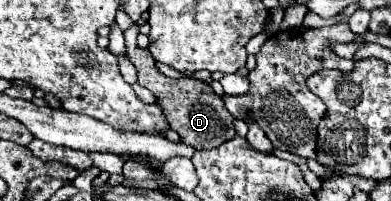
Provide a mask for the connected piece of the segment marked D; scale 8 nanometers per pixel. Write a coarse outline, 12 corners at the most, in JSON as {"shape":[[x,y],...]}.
{"shape":[[126,33],[138,85],[150,89],[168,127],[194,149],[236,135],[234,117],[208,83],[170,79]]}

